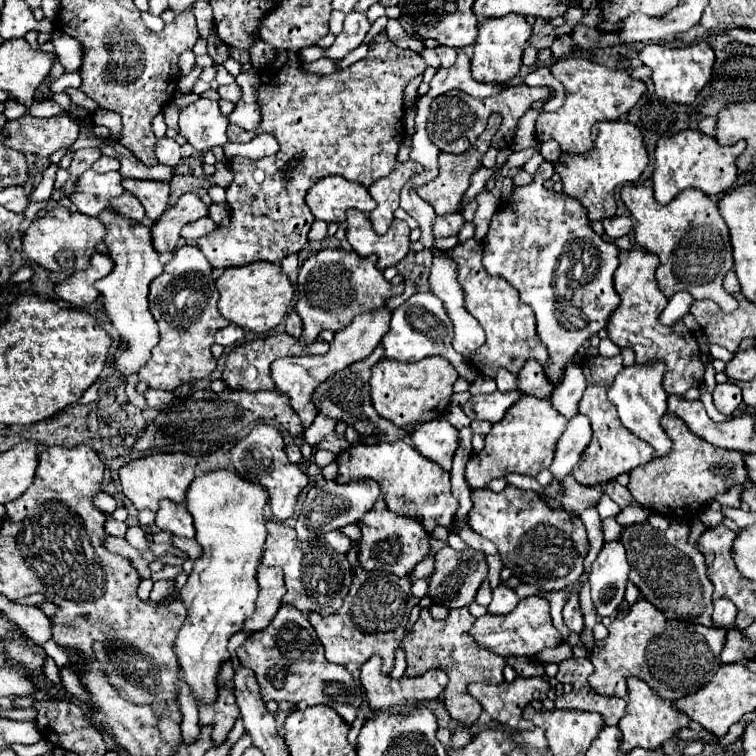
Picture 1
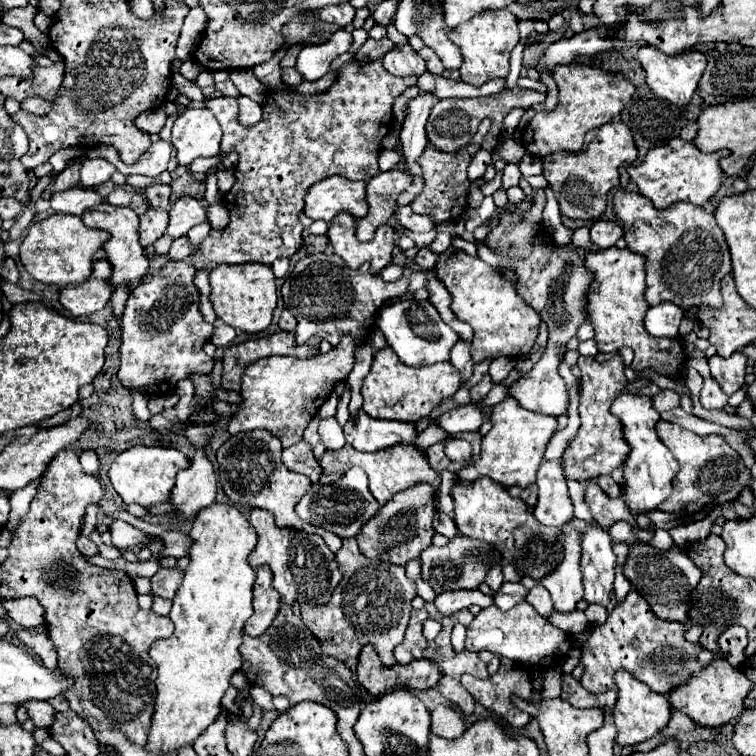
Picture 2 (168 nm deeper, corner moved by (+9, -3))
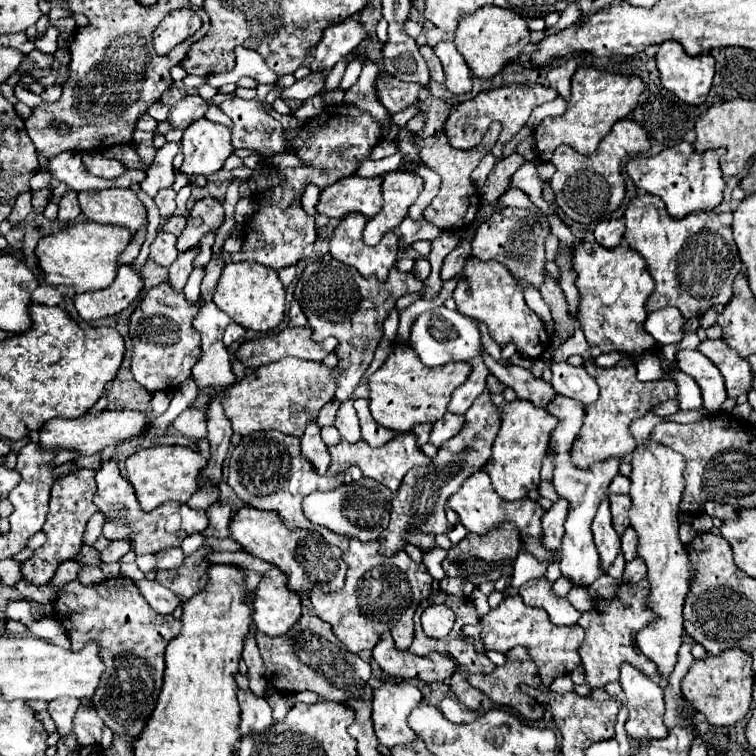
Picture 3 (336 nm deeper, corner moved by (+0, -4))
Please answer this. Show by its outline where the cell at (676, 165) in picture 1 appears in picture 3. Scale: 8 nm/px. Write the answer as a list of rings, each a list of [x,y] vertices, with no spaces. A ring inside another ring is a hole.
[[[678,143],[660,151],[654,157],[630,159],[626,171],[638,189],[644,189],[650,195],[660,197],[666,203],[670,217],[682,219],[696,211],[712,211],[722,203],[724,179],[720,173],[718,159],[724,155],[724,149],[712,149],[706,153],[696,153],[690,143]]]

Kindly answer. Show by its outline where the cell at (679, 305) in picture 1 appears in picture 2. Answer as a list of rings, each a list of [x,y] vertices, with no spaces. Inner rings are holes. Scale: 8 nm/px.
[[[657,304],[647,310],[645,316],[645,328],[651,336],[665,336],[665,338],[675,338],[679,336],[679,322],[683,318],[683,310],[675,304]]]

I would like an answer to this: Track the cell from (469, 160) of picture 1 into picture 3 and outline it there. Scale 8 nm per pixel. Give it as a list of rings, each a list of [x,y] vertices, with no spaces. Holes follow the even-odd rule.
[[[492,123],[490,129],[486,131],[486,137],[480,141],[478,147],[474,147],[472,151],[458,151],[454,149],[452,145],[440,145],[440,147],[424,147],[420,151],[420,159],[424,163],[430,165],[430,169],[434,169],[440,177],[442,177],[442,185],[440,185],[440,191],[438,195],[434,197],[432,205],[424,211],[424,219],[434,223],[436,227],[440,229],[462,229],[462,227],[468,227],[478,211],[480,211],[480,197],[478,197],[478,189],[474,187],[472,179],[470,179],[470,173],[476,169],[476,165],[480,163],[480,159],[492,149],[492,145],[496,143],[498,135],[500,135],[500,123]]]

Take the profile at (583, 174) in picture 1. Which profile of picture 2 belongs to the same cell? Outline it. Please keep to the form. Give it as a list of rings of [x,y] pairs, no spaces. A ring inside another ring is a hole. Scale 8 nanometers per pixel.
[[[607,122],[597,130],[591,130],[585,138],[585,146],[579,152],[553,152],[543,158],[543,176],[551,184],[561,214],[571,220],[597,220],[605,212],[607,192],[619,186],[619,166],[637,158],[637,148],[629,128],[623,122]]]

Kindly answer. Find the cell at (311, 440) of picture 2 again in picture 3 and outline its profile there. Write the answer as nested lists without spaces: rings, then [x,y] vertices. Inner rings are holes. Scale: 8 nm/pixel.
[[[336,399],[328,401],[328,405],[324,405],[324,409],[322,409],[322,411],[320,411],[320,415],[318,415],[318,425],[320,425],[320,427],[324,427],[324,425],[334,423],[338,407],[340,407],[340,401],[336,401]]]

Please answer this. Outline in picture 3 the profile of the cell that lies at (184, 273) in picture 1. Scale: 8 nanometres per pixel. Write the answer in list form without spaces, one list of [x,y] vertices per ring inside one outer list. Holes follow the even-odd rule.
[[[168,283],[152,287],[140,301],[130,319],[132,339],[132,375],[150,393],[158,389],[176,389],[192,373],[196,357],[200,357],[200,333],[192,327],[198,305],[190,305],[182,291],[174,291]]]

